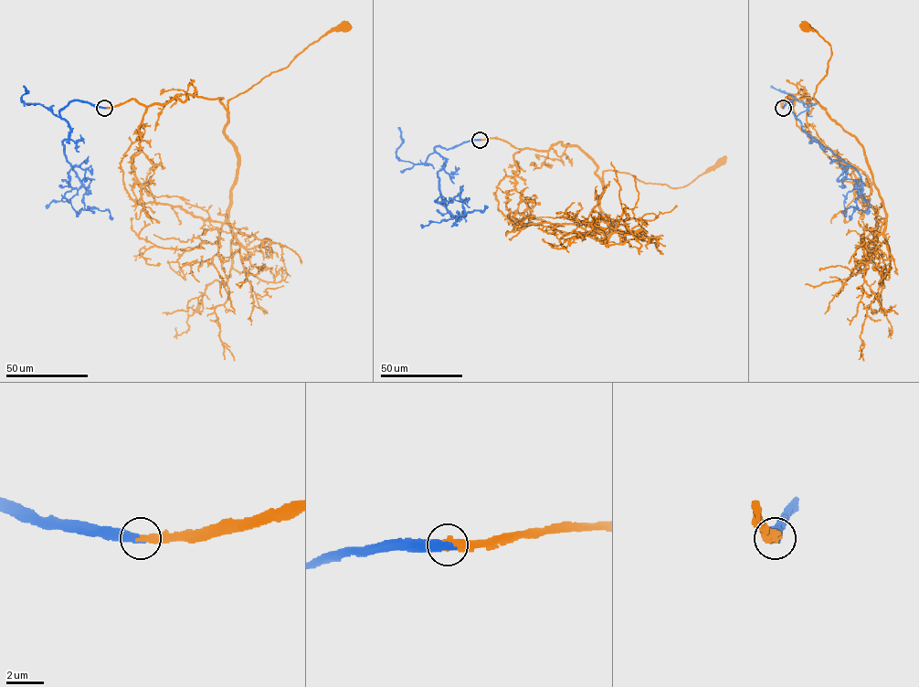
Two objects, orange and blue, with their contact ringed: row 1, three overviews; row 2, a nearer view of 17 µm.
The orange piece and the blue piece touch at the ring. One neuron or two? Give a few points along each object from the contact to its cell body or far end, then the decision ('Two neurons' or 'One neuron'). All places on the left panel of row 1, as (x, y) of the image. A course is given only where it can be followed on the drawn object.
Course of orange: (105, 108), (195, 95), (222, 98), (227, 109), (229, 100), (346, 26). Course of blue: (105, 108), (73, 100), (59, 113), (70, 130), (64, 153), (86, 191), (84, 207), (108, 210), (111, 219). One neuron

